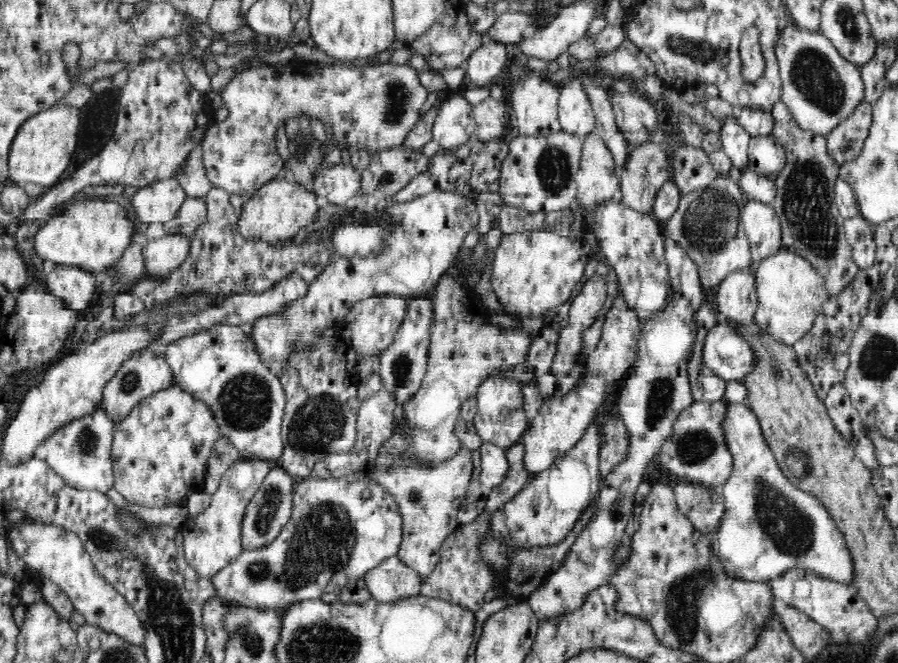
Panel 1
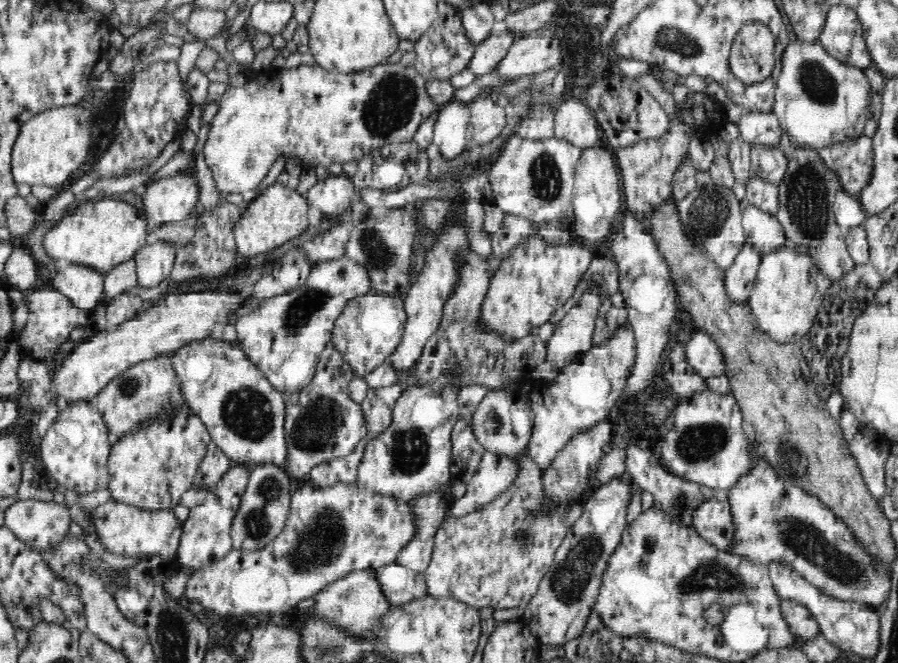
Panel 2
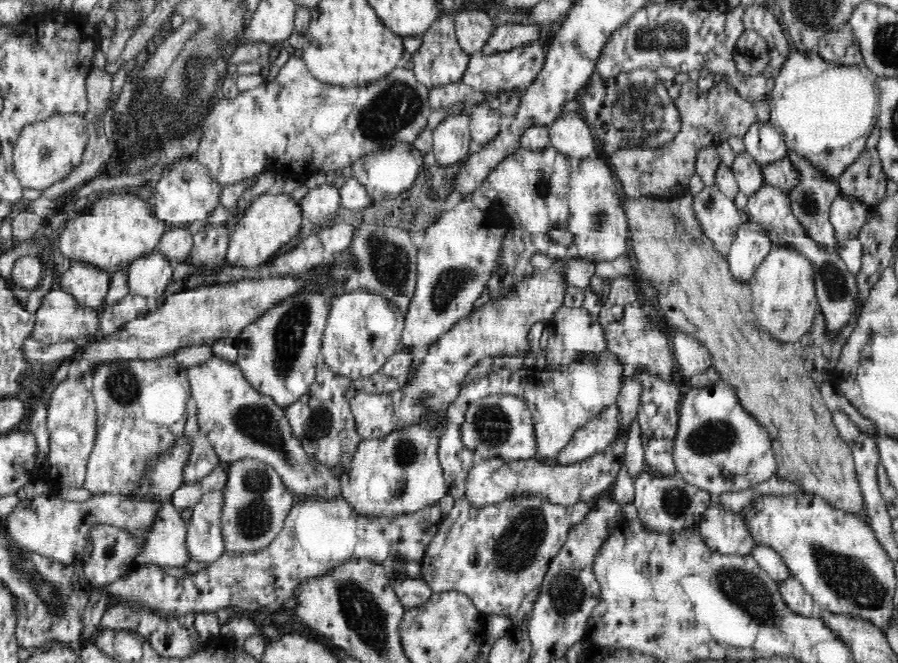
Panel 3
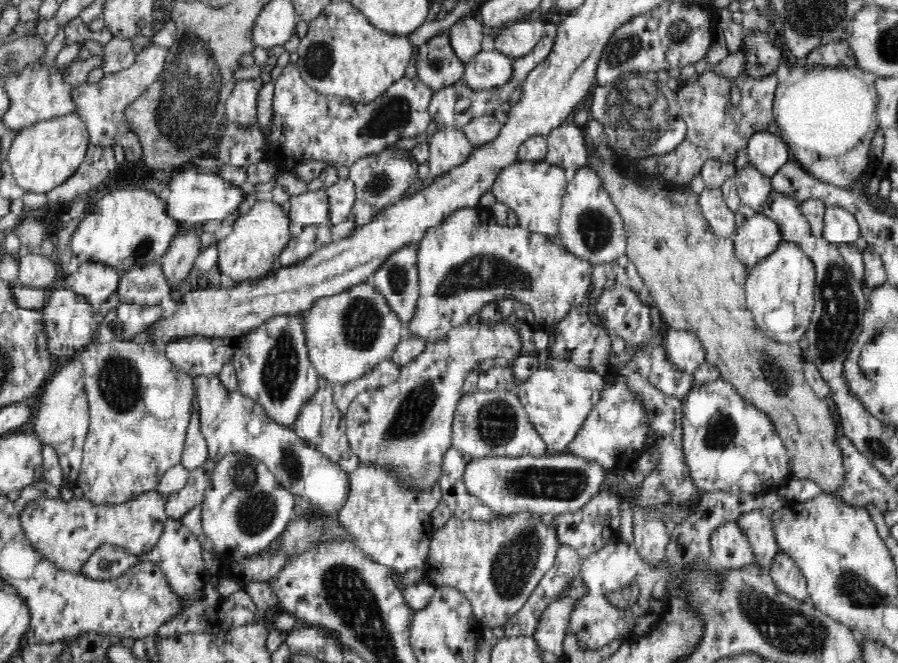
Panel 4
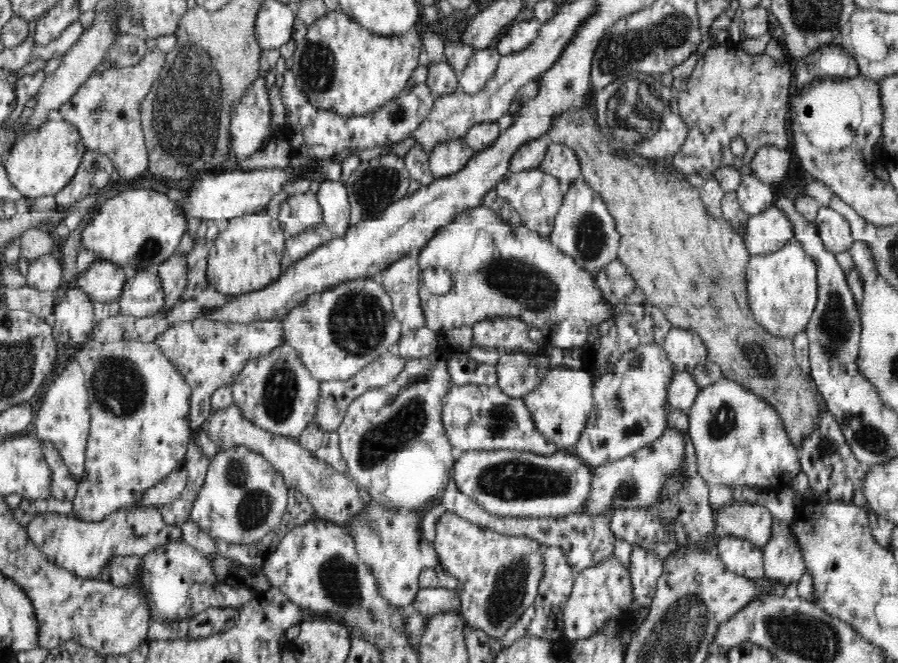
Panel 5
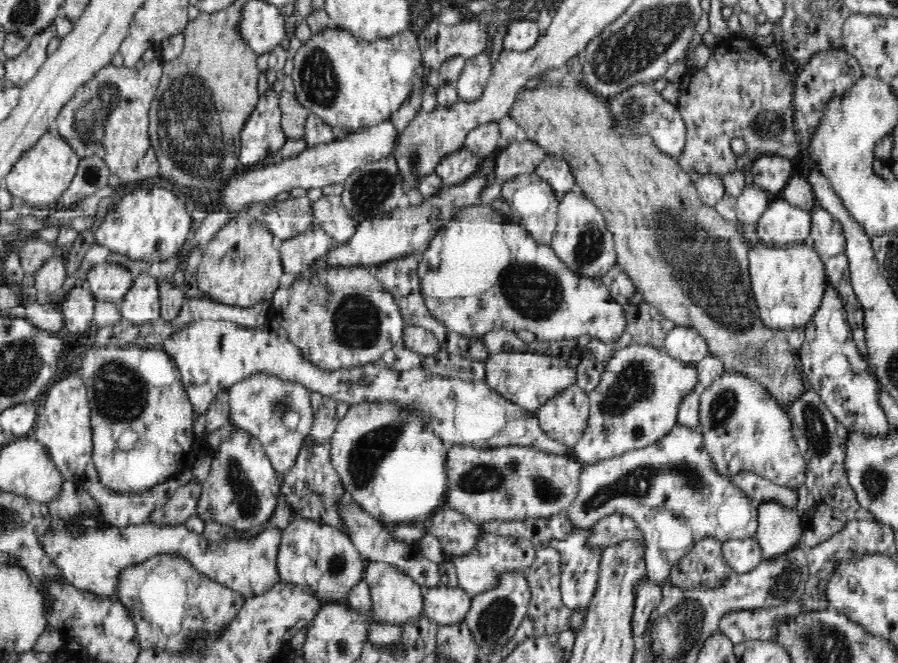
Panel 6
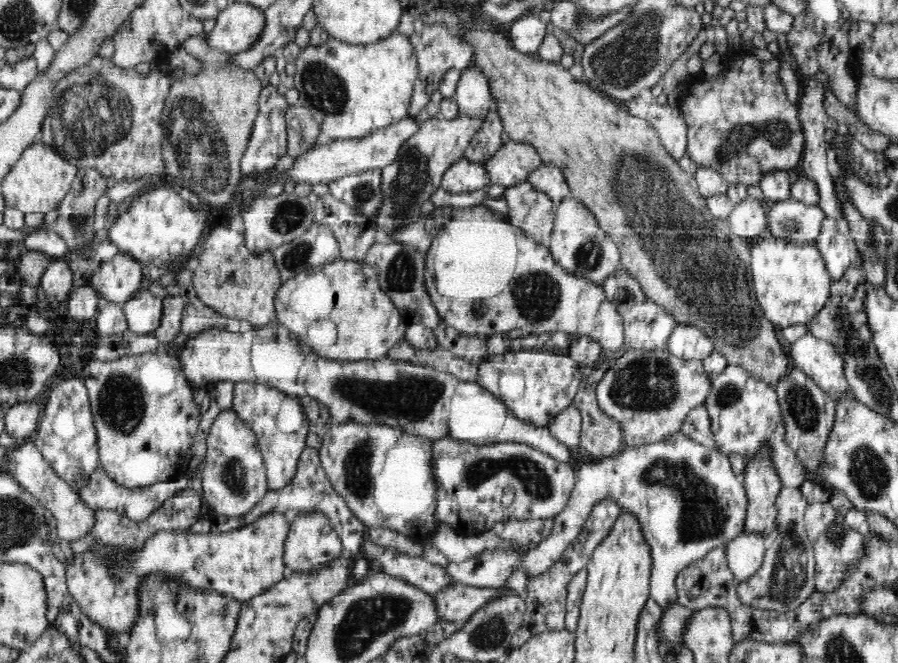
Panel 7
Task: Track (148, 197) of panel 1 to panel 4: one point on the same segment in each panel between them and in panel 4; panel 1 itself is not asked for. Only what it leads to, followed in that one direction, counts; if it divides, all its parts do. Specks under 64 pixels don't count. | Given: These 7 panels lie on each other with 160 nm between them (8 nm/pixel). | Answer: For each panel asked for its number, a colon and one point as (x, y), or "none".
2: (170, 199)
3: (185, 193)
4: (194, 197)

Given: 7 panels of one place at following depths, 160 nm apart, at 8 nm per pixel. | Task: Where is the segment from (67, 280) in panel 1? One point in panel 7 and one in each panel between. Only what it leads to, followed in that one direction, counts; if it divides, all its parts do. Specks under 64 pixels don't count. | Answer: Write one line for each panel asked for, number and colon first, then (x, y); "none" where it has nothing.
2: (84, 287)
3: (88, 285)
4: (95, 283)
5: (103, 282)
6: (109, 282)
7: (117, 280)

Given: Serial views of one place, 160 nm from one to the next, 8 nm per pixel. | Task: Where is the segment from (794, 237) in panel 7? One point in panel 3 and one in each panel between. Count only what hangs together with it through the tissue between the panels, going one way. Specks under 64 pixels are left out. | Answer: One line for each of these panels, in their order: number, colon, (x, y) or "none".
3: (752, 245)
4: (755, 238)
5: (767, 232)
6: (780, 225)

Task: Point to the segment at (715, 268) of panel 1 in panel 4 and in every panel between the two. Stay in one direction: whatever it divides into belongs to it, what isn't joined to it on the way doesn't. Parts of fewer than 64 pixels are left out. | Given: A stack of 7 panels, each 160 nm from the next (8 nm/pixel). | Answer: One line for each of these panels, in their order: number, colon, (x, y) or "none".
2: (710, 215)
3: (720, 220)
4: (722, 221)

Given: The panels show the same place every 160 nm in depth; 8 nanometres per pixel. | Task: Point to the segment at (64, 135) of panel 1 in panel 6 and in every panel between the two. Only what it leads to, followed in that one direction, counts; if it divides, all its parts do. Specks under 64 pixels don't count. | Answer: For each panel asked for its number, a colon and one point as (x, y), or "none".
2: (51, 146)
3: (46, 152)
4: (44, 155)
5: (40, 163)
6: (43, 173)

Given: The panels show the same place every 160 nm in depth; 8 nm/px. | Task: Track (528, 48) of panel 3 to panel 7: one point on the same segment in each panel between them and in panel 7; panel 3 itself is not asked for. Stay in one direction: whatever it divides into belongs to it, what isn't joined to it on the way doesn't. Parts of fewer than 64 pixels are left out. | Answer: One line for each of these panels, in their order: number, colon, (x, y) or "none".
4: (487, 70)
5: (481, 67)
6: (470, 84)
7: (472, 95)

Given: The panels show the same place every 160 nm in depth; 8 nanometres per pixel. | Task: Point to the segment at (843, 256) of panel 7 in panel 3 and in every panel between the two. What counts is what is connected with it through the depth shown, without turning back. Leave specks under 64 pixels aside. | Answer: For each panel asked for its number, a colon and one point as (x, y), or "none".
3: (847, 215)
4: (840, 226)
5: (836, 232)
6: (827, 238)

